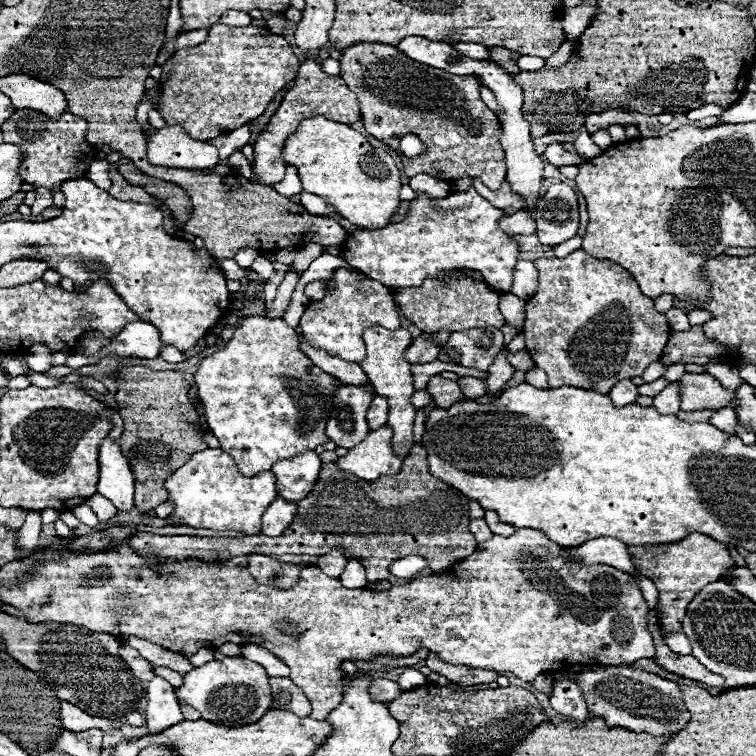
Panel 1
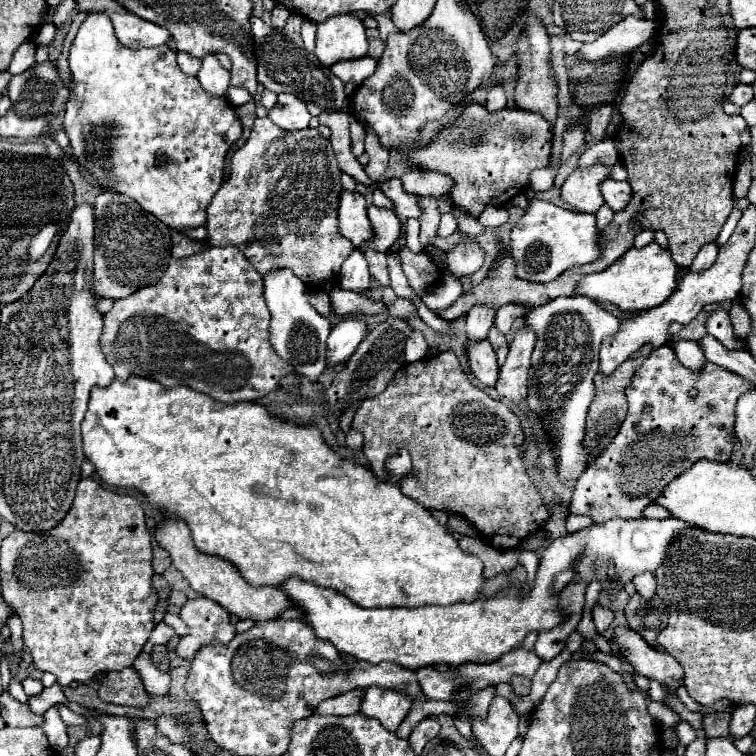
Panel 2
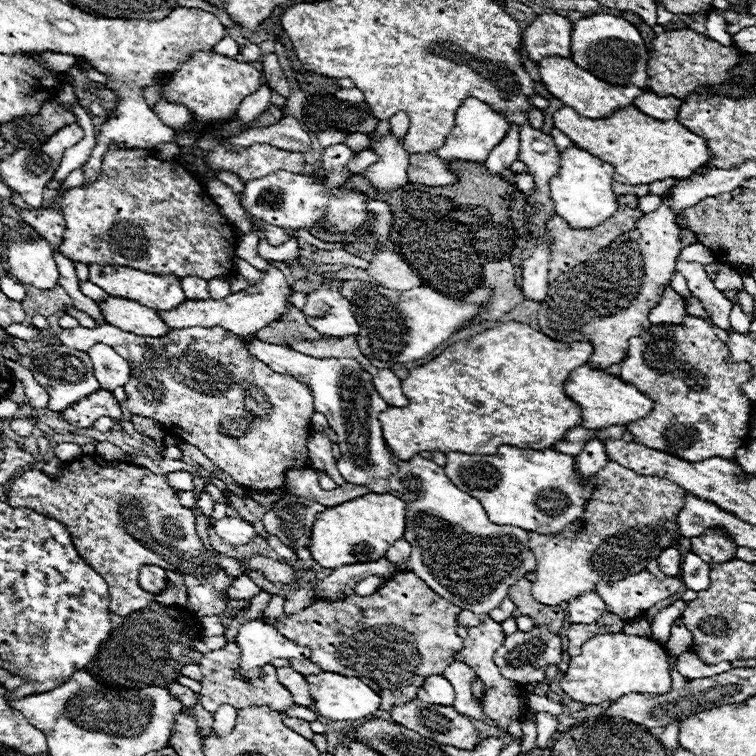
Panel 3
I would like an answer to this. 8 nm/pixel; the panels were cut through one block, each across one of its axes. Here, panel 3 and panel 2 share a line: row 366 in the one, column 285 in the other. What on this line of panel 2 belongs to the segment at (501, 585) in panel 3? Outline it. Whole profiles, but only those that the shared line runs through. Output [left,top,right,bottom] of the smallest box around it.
[264,270,330,380]

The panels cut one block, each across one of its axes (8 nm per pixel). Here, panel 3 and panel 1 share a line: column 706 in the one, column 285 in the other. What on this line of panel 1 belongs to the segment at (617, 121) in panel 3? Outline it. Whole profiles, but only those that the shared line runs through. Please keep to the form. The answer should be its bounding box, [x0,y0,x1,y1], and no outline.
[284,116,400,228]

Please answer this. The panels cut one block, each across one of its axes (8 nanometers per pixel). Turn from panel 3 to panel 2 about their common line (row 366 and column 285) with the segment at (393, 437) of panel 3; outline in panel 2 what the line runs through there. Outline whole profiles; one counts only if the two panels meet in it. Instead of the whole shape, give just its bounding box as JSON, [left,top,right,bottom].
[82,376,486,608]

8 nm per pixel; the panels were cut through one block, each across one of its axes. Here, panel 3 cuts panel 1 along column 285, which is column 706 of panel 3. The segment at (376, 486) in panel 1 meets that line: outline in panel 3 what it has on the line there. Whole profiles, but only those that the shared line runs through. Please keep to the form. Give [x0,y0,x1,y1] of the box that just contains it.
[692,530,736,562]

